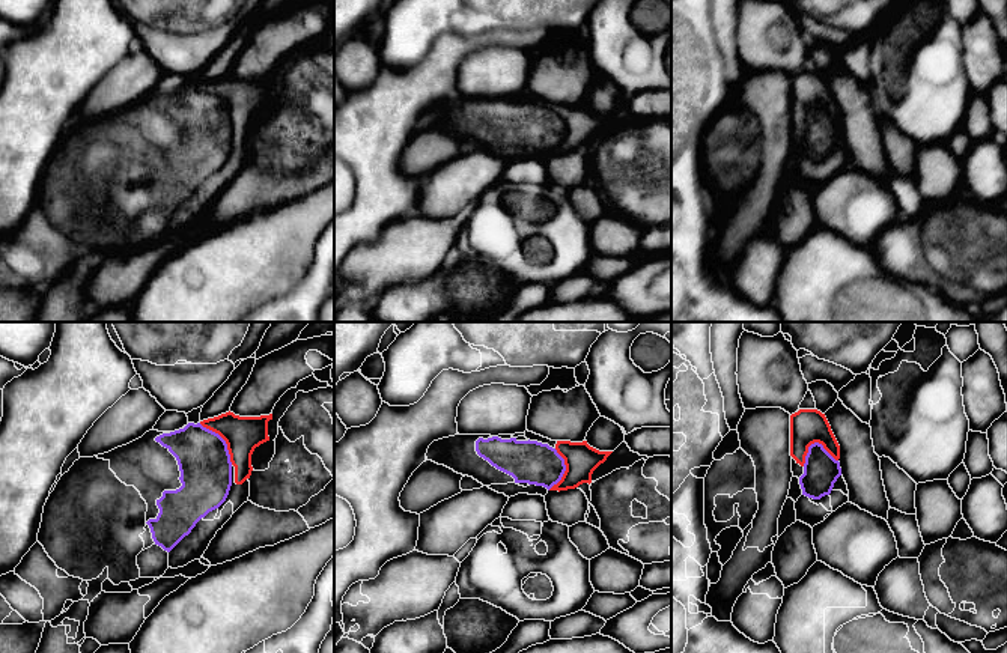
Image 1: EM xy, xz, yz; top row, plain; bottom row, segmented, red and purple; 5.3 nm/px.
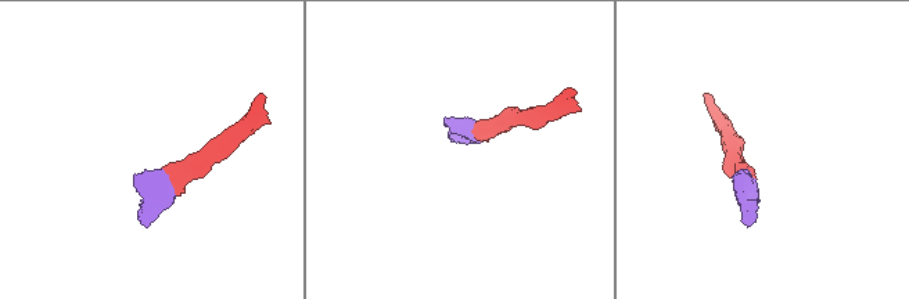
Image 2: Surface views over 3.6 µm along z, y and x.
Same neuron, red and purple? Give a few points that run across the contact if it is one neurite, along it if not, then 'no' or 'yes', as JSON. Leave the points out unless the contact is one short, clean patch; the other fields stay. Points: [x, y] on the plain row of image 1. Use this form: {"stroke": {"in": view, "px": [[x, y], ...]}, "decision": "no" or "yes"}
{"stroke": {"in": "yz", "px": [[807, 89], [813, 106], [819, 116], [821, 133]]}, "decision": "yes"}

